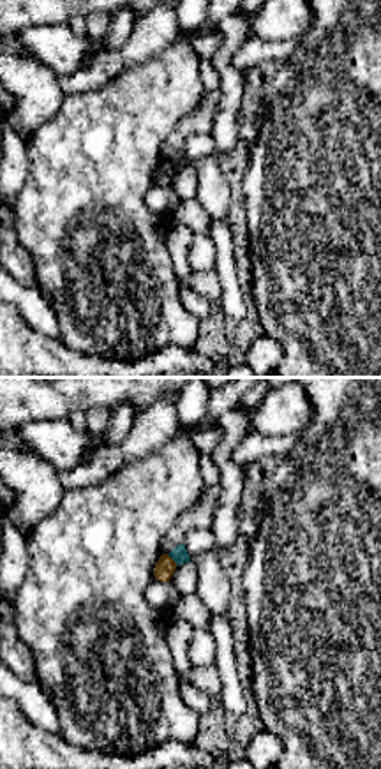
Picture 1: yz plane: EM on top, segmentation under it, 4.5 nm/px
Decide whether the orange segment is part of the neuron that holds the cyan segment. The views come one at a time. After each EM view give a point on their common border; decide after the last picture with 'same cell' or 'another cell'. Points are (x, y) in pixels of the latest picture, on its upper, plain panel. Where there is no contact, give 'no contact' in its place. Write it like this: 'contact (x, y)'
contact (171, 163)

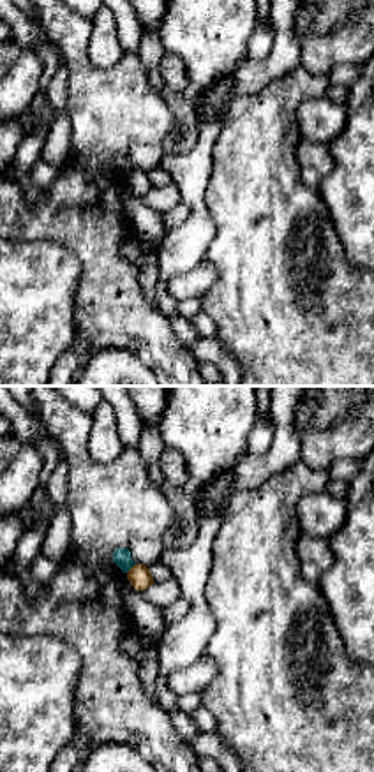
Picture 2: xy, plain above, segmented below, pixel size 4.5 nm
contact (129, 173)

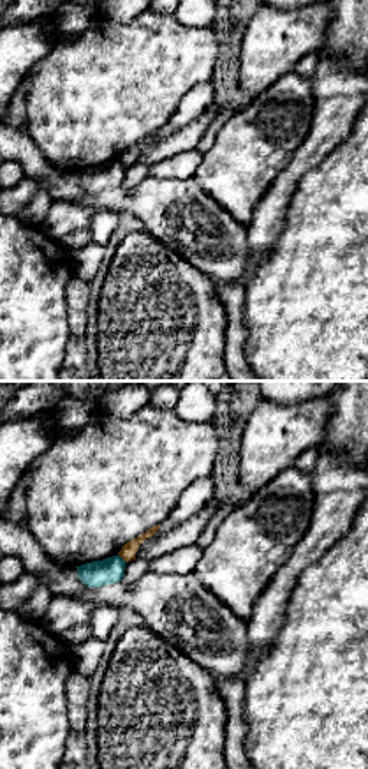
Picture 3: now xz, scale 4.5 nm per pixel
contact (120, 163)

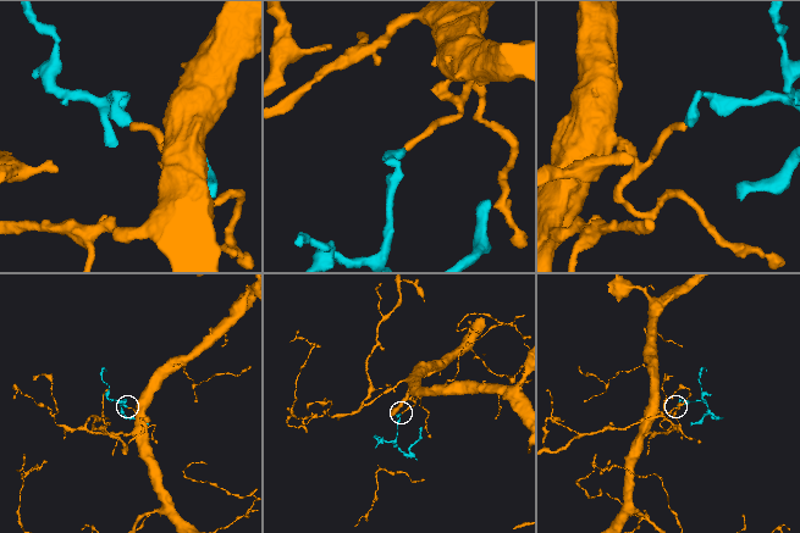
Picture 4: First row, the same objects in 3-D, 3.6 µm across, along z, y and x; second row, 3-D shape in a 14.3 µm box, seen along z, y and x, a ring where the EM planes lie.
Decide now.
another cell

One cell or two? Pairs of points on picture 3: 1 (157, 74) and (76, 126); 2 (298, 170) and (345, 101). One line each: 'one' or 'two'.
1: one
2: one

